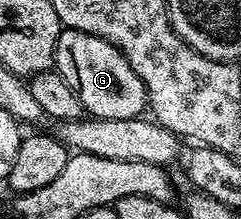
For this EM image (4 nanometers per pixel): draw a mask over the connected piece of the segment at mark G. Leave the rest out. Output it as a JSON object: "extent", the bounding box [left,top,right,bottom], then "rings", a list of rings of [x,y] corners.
{"extent":[54,30,148,119],"rings":[[[60,30],[55,46],[54,70],[58,71],[59,76],[69,85],[69,89],[73,89],[88,116],[96,119],[137,119],[148,110],[147,90],[141,77],[133,73],[133,65],[129,65],[125,56],[107,39],[84,31]]]}

